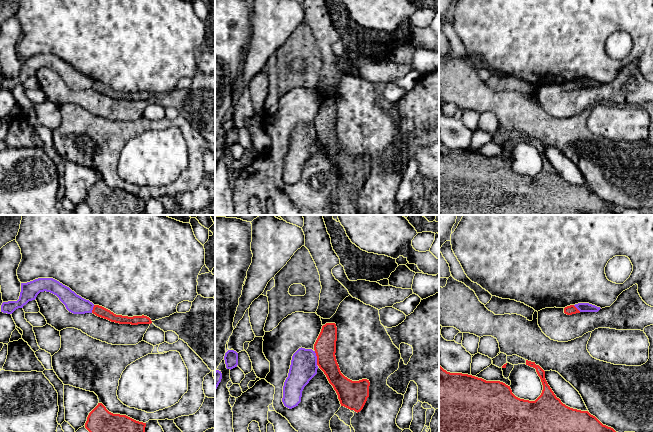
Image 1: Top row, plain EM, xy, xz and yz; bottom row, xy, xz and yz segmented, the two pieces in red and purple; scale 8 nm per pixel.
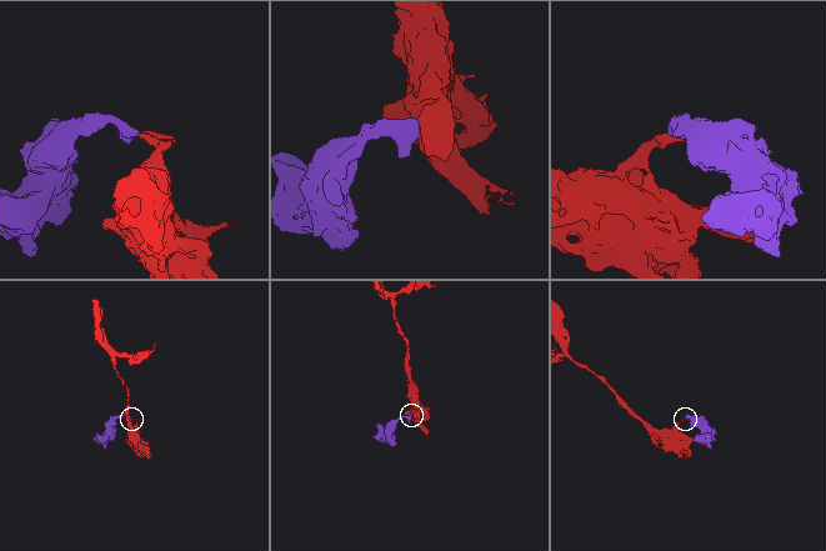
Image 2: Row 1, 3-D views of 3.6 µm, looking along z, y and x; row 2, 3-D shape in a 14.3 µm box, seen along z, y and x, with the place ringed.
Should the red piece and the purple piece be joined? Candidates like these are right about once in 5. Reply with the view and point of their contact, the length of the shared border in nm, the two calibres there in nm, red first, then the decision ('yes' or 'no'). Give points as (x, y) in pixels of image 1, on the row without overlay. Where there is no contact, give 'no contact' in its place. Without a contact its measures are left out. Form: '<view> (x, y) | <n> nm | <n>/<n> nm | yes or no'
xz (317, 134) | 110 nm | 180/220 nm | no

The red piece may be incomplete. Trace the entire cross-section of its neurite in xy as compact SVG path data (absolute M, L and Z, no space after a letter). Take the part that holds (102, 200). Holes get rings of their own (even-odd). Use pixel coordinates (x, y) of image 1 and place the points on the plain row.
M102 179L89 189L85 199L91 215L140 215L145 203L146 199L109 188Z

